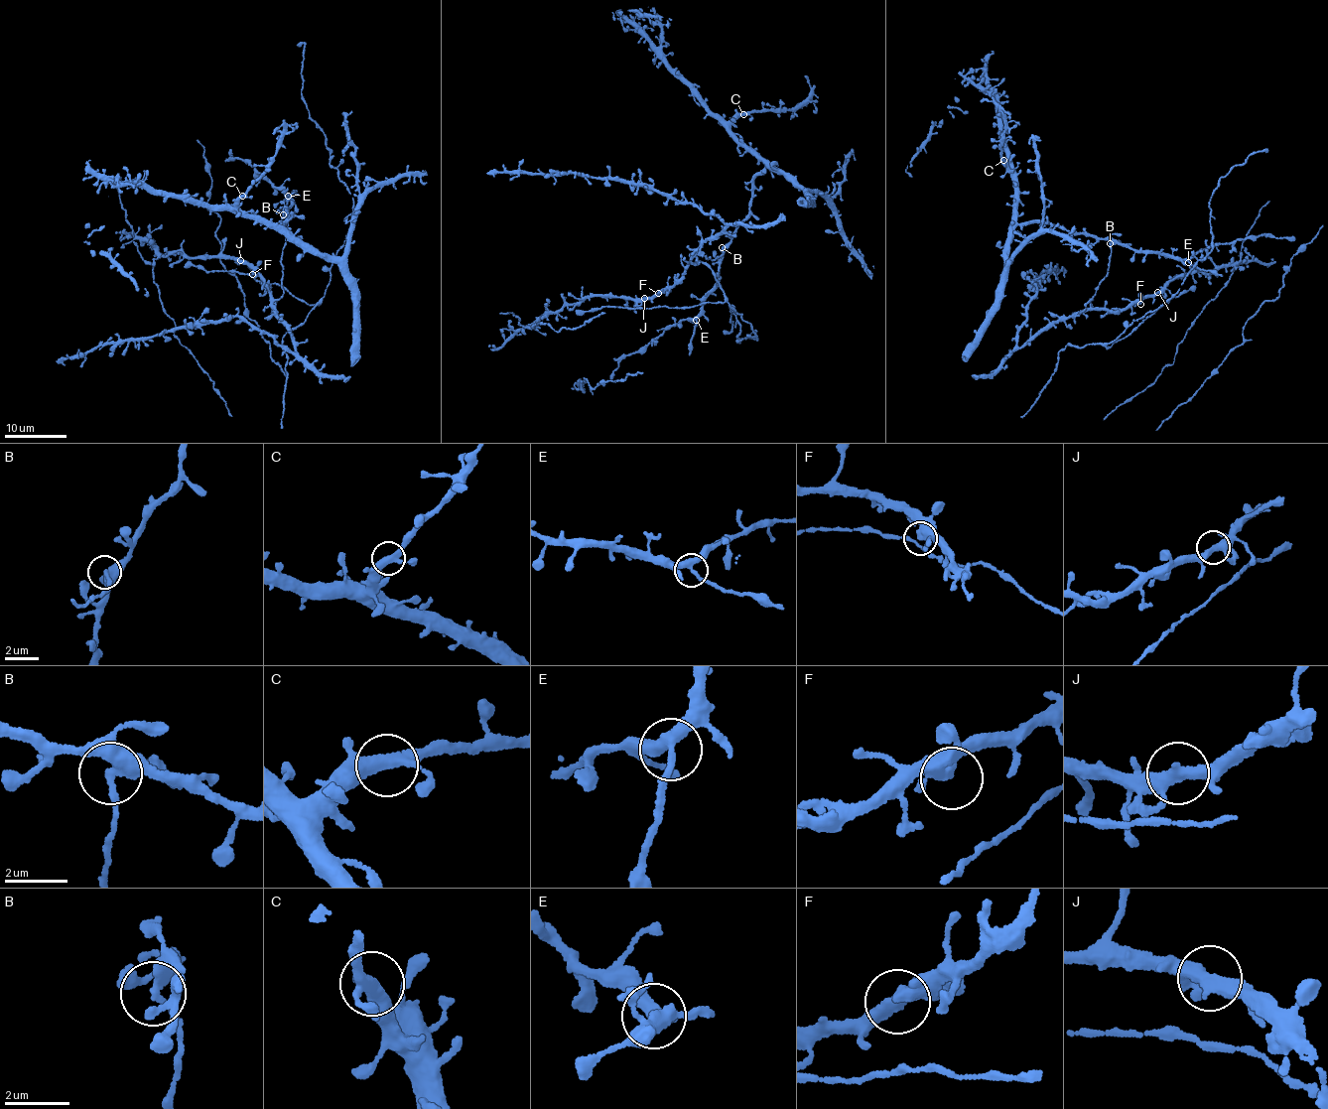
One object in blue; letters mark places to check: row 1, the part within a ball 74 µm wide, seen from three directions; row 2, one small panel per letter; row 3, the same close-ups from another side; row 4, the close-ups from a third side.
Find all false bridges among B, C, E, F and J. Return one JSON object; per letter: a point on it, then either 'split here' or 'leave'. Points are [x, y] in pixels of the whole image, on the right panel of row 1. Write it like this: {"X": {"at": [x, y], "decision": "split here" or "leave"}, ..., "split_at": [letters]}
{"B": {"at": [1110, 243], "decision": "split here"}, "C": {"at": [1003, 160], "decision": "leave"}, "E": {"at": [1188, 262], "decision": "split here"}, "F": {"at": [1140, 304], "decision": "leave"}, "J": {"at": [1157, 292], "decision": "leave"}, "split_at": ["B", "E"]}

